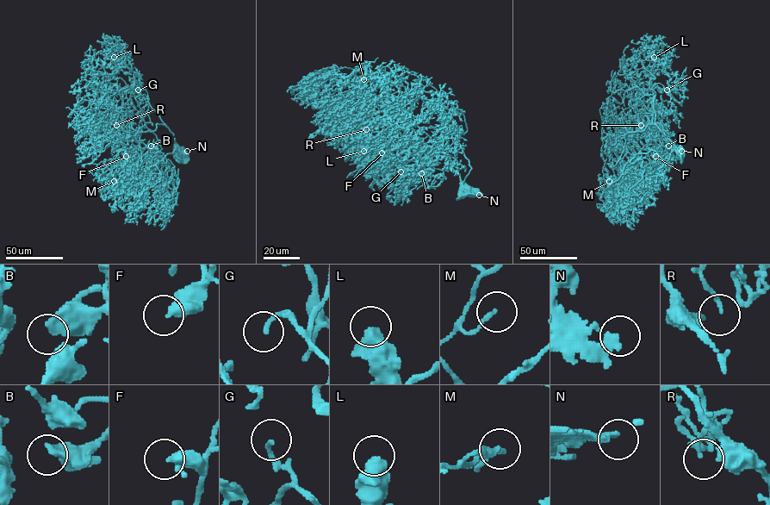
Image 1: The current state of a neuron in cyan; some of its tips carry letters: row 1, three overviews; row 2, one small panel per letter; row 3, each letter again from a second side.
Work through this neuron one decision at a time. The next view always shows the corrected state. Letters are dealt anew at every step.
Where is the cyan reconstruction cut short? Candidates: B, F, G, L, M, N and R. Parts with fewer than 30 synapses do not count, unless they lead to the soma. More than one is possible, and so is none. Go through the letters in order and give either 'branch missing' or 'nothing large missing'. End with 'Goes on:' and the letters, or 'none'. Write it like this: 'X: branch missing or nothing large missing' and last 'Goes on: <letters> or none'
B: nothing large missing
F: nothing large missing
G: nothing large missing
L: nothing large missing
M: nothing large missing
N: nothing large missing
R: nothing large missing
Goes on: none

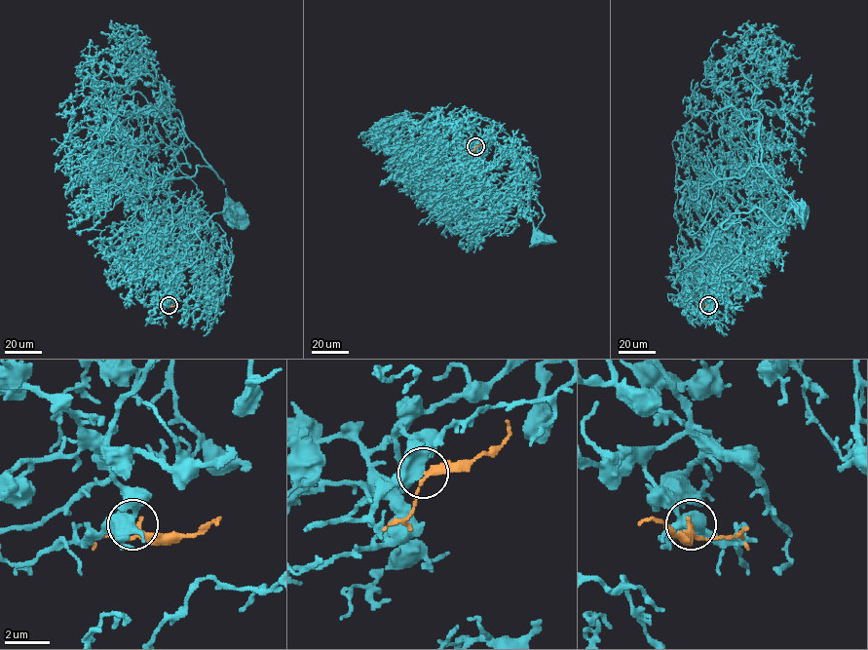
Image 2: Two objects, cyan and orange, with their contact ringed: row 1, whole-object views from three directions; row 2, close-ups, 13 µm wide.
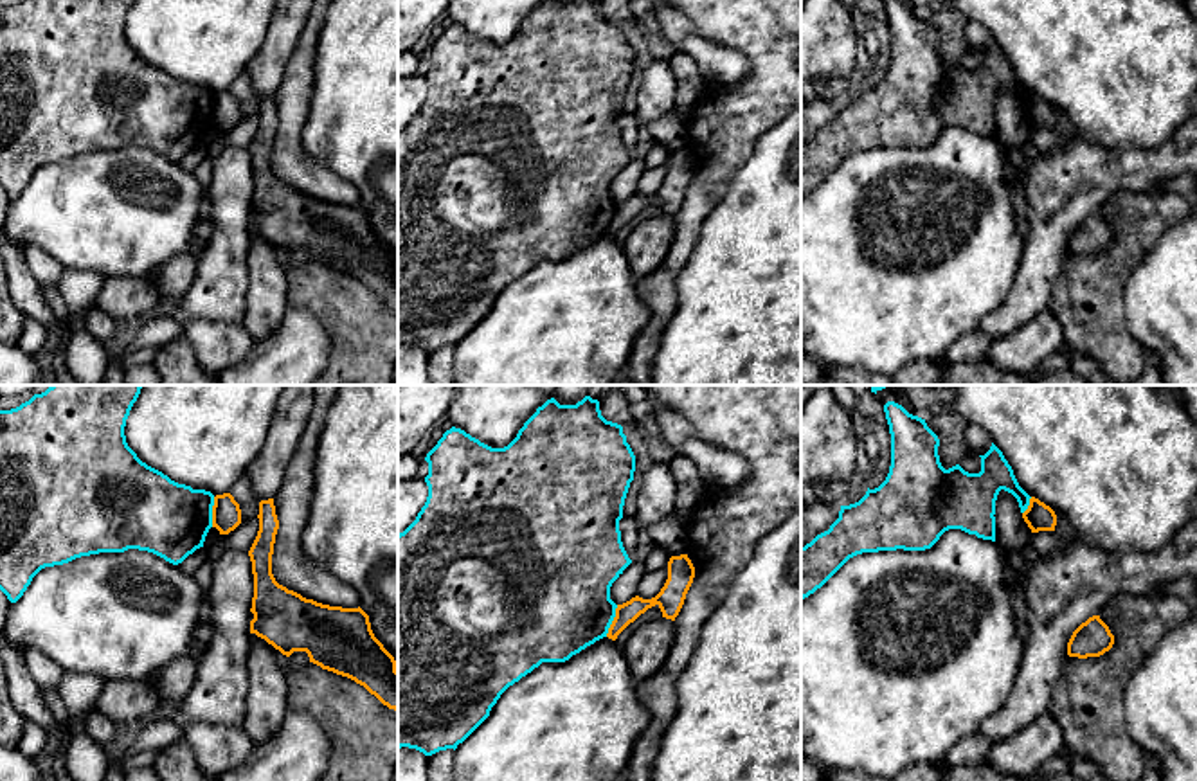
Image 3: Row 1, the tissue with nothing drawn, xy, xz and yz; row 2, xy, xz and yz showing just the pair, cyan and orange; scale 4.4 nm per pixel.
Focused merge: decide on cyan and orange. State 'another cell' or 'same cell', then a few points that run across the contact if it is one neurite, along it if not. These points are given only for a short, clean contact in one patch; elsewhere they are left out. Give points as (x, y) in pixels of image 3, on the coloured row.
another cell; line xz (618, 605), (605, 636)

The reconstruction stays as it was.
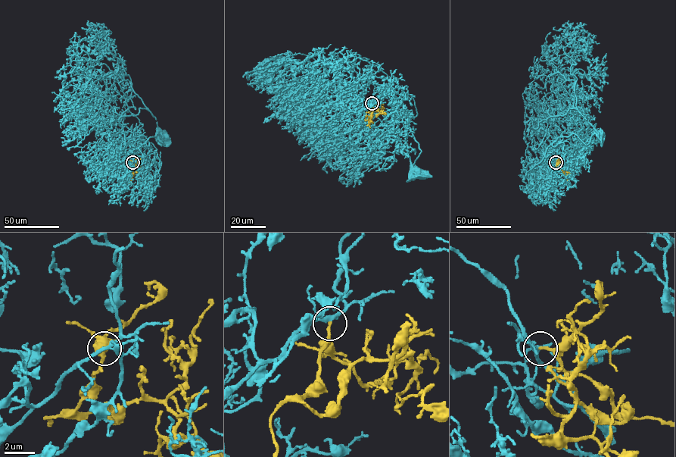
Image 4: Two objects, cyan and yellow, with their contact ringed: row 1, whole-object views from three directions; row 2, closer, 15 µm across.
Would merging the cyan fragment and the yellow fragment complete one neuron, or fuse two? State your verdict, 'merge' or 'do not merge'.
merge

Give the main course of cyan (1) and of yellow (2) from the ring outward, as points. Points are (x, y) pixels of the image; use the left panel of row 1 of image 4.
1: (132, 161), (134, 154), (144, 157), (138, 148), (151, 137), (158, 133), (163, 145), (159, 133), (162, 136)
2: (132, 161), (129, 167), (133, 173), (129, 184)

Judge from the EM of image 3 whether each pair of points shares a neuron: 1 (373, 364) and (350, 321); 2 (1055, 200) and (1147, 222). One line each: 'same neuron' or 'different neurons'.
1: same neuron
2: different neurons

